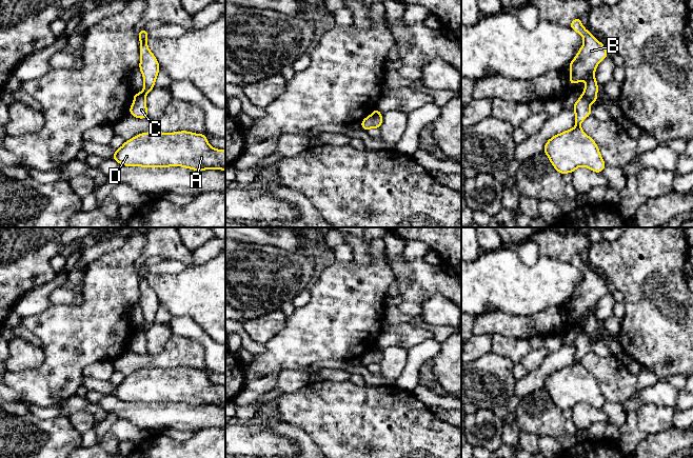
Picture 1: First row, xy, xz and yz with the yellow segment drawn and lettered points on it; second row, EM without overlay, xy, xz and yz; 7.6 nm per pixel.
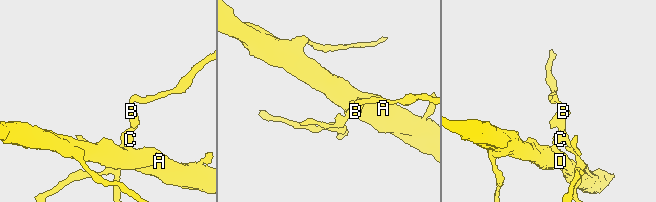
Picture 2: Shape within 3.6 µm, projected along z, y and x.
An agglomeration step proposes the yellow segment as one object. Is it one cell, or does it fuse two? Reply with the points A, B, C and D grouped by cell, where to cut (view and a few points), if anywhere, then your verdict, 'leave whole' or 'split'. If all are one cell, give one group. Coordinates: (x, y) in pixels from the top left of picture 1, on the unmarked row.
A C D / B; cut in xy along (144, 331), (139, 331), (134, 336); split

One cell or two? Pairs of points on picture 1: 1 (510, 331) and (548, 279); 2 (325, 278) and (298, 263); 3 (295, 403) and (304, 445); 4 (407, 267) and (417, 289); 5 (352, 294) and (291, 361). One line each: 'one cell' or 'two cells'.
1: two cells
2: two cells
3: two cells
4: one cell
5: one cell

